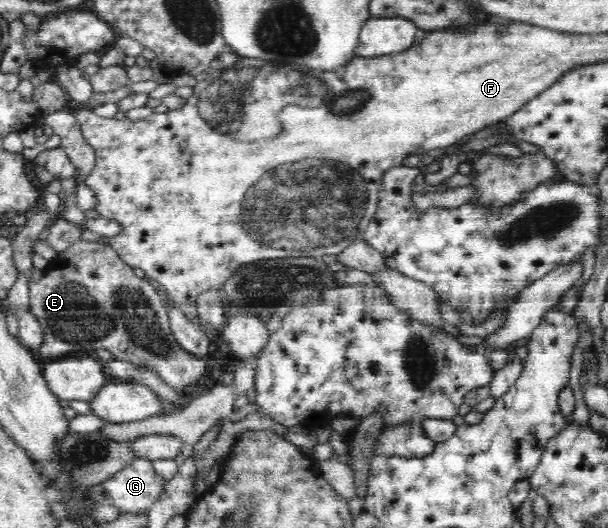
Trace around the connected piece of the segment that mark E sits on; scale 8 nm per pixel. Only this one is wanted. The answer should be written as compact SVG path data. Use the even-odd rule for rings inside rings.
M79 239L58 253L42 271L42 278L29 286L29 312L39 320L44 342L56 342L42 344L42 356L54 358L66 356L68 352L90 354L90 350L106 349L114 354L115 360L158 373L164 383L179 392L186 386L197 385L206 376L207 358L188 353L174 339L163 292L151 280L136 277L133 267L126 264L112 247Z

